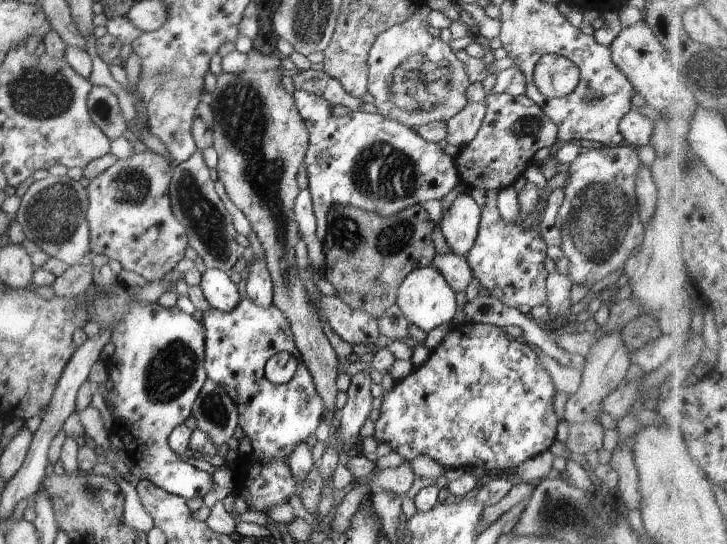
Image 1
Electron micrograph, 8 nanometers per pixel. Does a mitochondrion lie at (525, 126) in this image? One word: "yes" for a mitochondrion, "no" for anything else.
yes

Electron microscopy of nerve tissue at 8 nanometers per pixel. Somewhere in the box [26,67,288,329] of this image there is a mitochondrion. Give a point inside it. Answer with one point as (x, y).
(204, 217)

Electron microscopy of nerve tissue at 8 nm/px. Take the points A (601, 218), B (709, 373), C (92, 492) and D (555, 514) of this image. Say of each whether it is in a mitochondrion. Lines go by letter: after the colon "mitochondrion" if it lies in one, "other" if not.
A: mitochondrion
B: other
C: mitochondrion
D: mitochondrion

